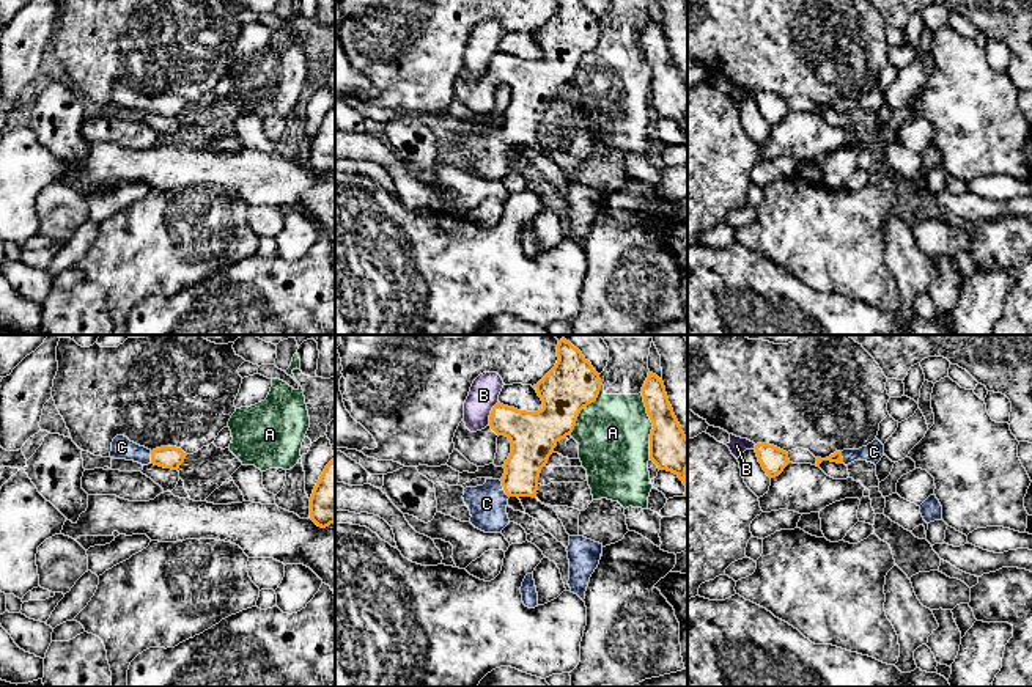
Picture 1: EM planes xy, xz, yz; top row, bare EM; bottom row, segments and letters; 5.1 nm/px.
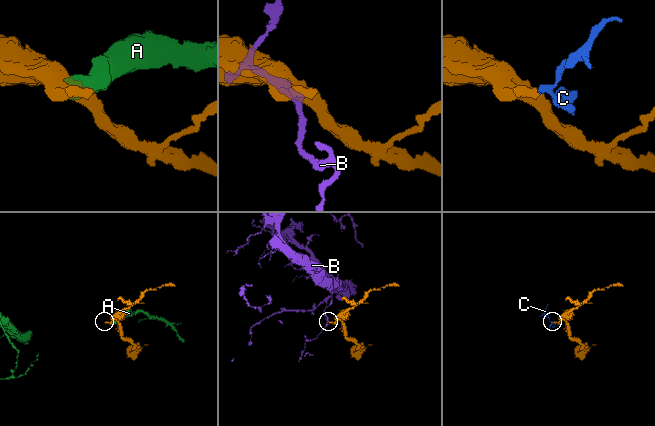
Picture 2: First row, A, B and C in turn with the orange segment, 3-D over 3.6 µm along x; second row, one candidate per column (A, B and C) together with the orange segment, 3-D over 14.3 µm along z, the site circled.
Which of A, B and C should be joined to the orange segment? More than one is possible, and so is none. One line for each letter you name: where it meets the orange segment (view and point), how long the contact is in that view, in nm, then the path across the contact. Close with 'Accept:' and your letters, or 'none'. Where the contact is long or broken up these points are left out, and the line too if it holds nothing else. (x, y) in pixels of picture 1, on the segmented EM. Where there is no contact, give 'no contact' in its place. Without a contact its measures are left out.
C: meets orange in xz at (504, 489); contact 100 nm long; runs through xz (530, 448), (523, 470), (504, 489), (486, 503)
Accept: C

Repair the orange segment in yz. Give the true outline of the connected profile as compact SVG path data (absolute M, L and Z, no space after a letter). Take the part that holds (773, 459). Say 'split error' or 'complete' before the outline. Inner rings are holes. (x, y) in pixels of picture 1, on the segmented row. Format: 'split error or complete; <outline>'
complete; M757 443L755 453L769 478L779 476L790 464L788 453L769 443Z

